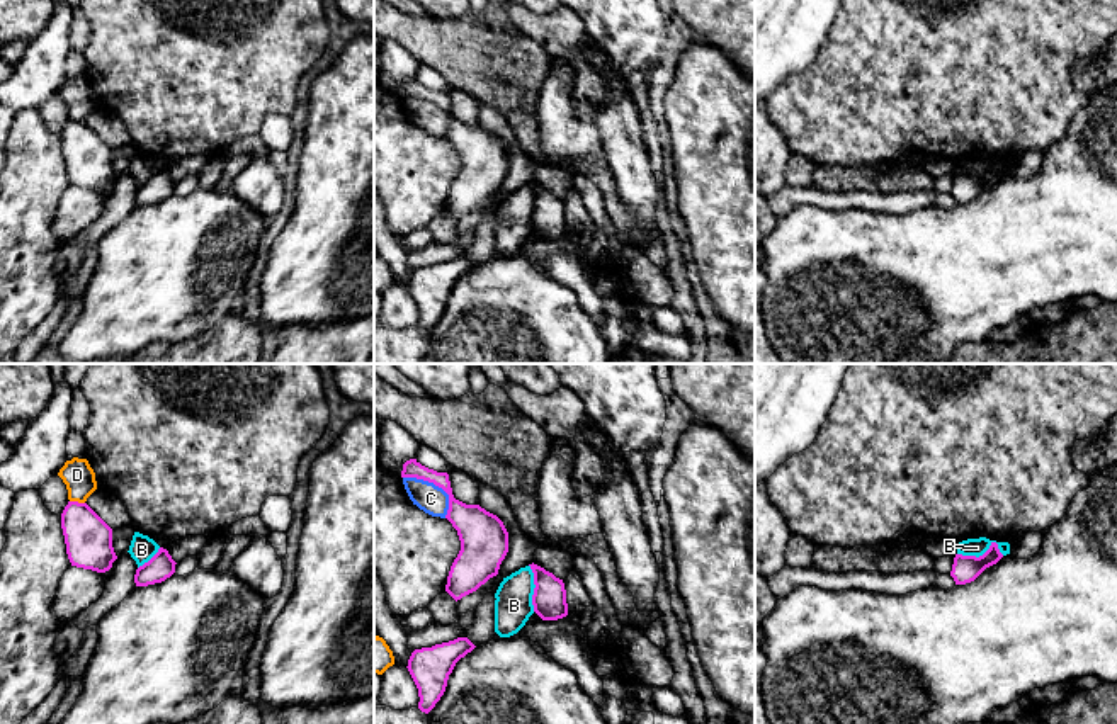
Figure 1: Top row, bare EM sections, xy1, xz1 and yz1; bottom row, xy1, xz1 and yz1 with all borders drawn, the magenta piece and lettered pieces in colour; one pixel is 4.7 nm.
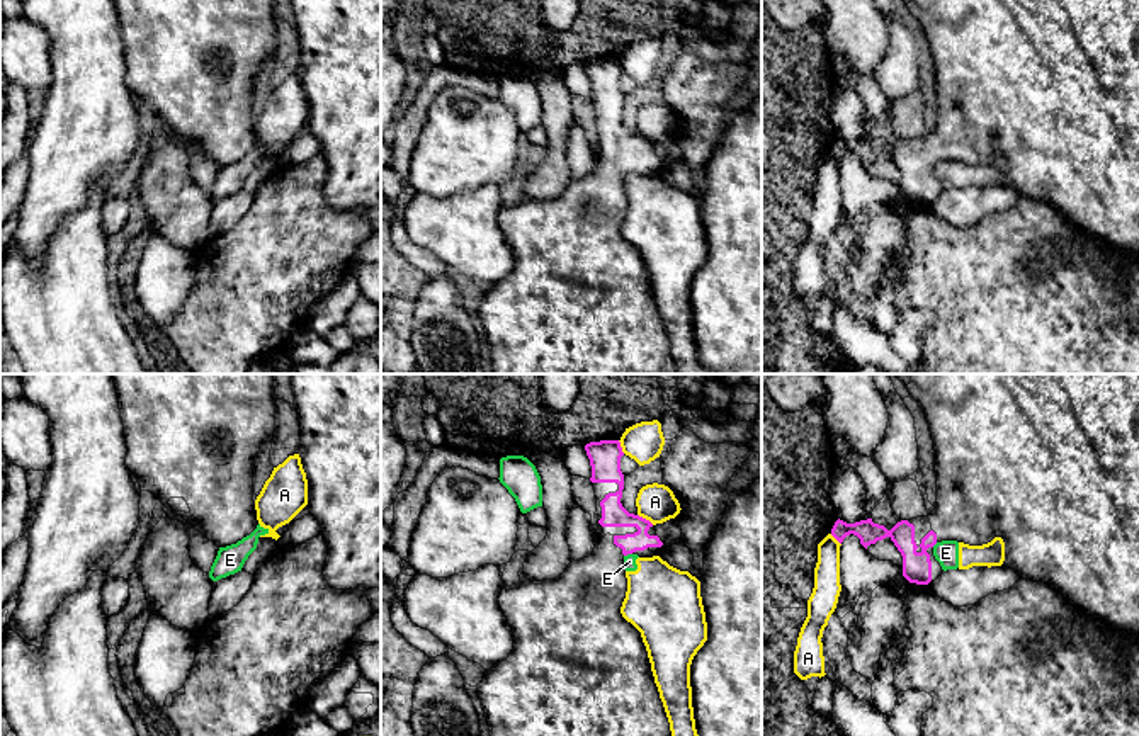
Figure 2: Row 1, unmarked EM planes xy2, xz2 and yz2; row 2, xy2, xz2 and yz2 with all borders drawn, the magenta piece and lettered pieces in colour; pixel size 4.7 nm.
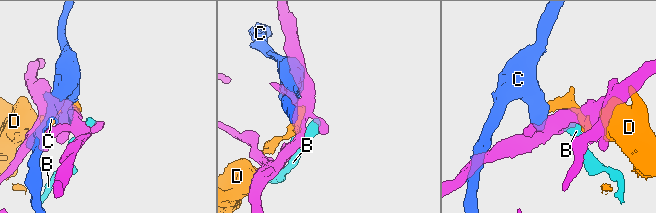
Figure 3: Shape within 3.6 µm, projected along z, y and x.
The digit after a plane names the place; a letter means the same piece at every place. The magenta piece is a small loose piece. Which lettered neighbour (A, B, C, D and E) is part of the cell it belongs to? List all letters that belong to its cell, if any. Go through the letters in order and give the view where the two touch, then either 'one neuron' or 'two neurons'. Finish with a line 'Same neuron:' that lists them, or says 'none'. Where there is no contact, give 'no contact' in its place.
A: xz2 | two neurons
B: yz1 | two neurons
C: xz1 | two neurons
D: xy1 | two neurons
E: xz2 | two neurons
Same neuron: none

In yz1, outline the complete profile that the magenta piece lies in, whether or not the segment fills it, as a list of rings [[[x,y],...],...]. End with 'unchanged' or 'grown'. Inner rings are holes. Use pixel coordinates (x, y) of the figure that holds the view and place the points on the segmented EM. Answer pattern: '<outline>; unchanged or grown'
[[[991,542],[989,549],[979,557],[955,554],[950,576],[954,578],[955,585],[971,583],[1001,557],[1003,554],[1000,552],[996,542]]]; unchanged

